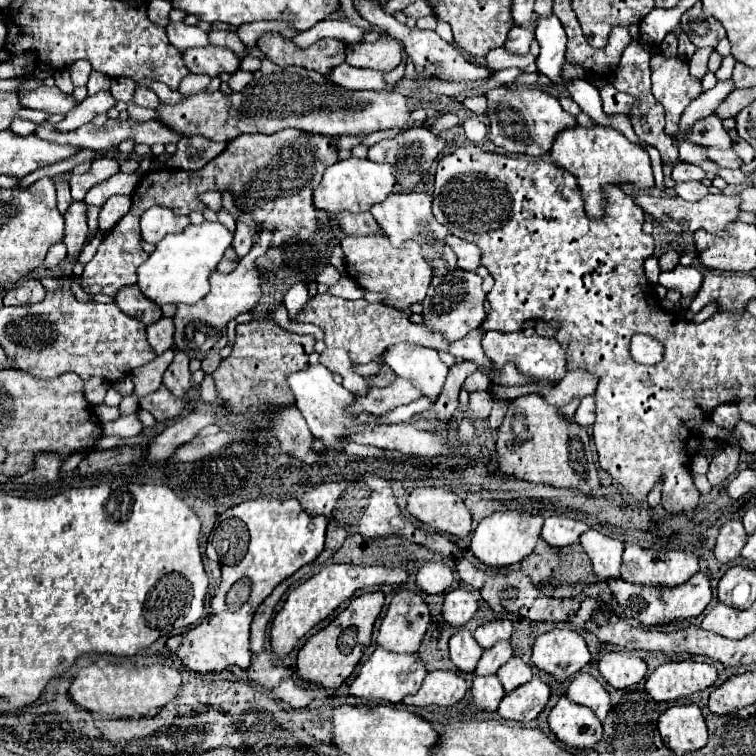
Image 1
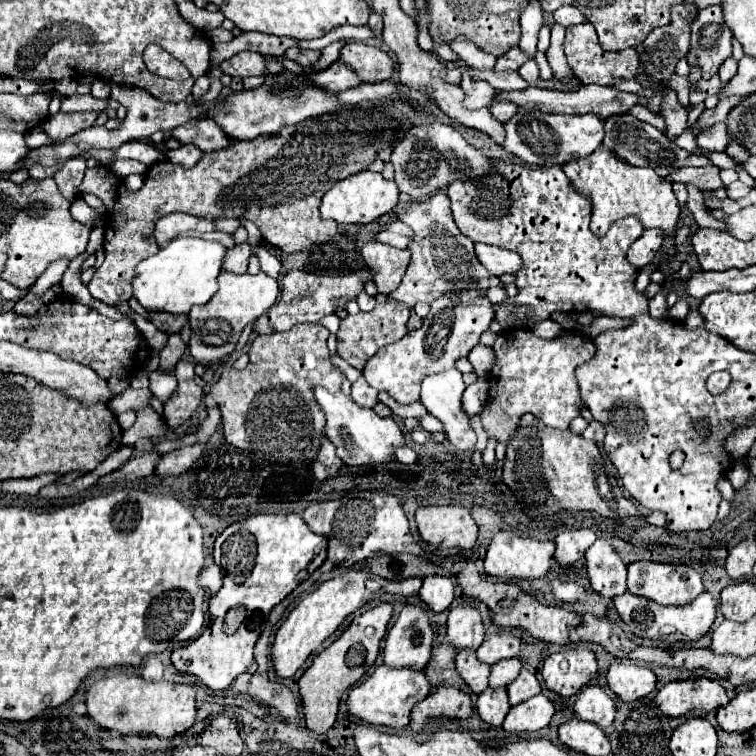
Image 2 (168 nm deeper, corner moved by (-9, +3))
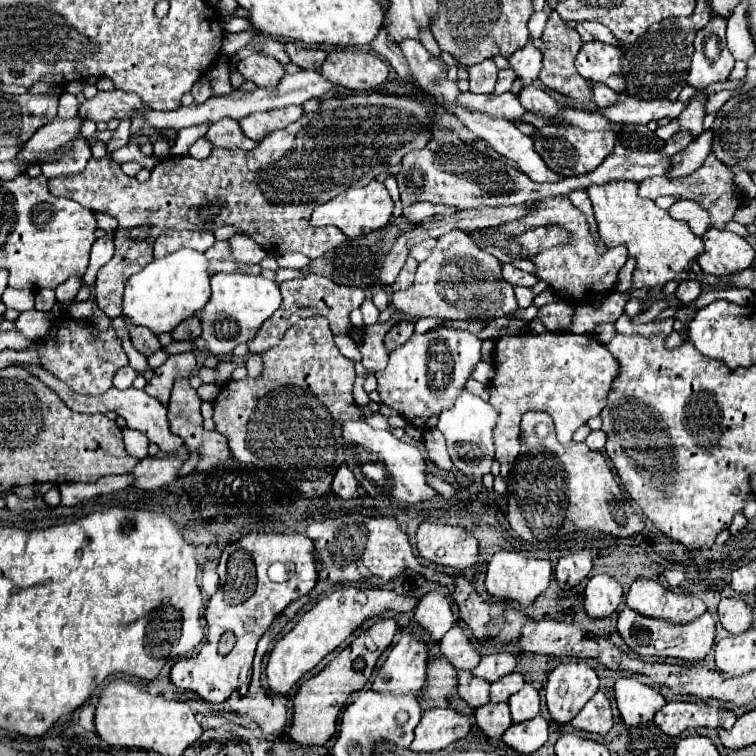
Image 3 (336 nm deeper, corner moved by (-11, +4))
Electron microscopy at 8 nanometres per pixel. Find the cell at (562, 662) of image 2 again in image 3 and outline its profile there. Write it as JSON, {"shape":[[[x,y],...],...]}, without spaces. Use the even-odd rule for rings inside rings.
{"shape":[[[587,662],[559,664],[551,670],[545,684],[545,700],[551,718],[559,724],[571,722],[597,690],[599,676]]]}

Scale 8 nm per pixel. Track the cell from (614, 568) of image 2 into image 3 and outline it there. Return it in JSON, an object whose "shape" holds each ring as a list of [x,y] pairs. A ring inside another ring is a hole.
{"shape":[[[595,574],[585,588],[585,610],[591,618],[603,618],[623,602],[623,586],[609,574]]]}

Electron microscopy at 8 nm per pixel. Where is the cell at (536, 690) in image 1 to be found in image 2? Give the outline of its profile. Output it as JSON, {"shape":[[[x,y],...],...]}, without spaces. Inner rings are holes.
{"shape":[[[541,693],[517,707],[511,707],[511,711],[505,717],[503,729],[507,733],[525,733],[525,731],[535,733],[547,727],[551,717],[553,717],[553,703]]]}

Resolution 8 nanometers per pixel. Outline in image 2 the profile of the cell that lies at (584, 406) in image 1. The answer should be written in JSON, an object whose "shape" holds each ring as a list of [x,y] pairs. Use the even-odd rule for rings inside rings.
{"shape":[[[591,421],[589,427],[583,431],[583,437],[589,439],[589,441],[595,441],[595,443],[601,443],[603,437],[605,437],[605,429],[601,427],[601,423],[597,421]]]}

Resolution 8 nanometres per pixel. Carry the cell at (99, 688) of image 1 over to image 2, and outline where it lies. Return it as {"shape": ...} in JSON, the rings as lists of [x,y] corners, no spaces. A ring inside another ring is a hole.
{"shape":[[[125,673],[99,679],[87,691],[89,717],[107,731],[121,735],[155,735],[171,739],[193,727],[195,723],[195,689],[183,683],[145,681],[143,677],[127,677]]]}

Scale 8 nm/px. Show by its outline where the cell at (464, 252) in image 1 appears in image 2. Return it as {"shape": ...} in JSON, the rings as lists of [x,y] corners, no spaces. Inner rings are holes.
{"shape":[[[475,243],[475,253],[479,257],[479,261],[495,275],[501,277],[505,273],[517,273],[523,265],[521,257],[517,253],[505,251],[501,247],[493,247],[493,245],[485,245],[485,243]]]}

